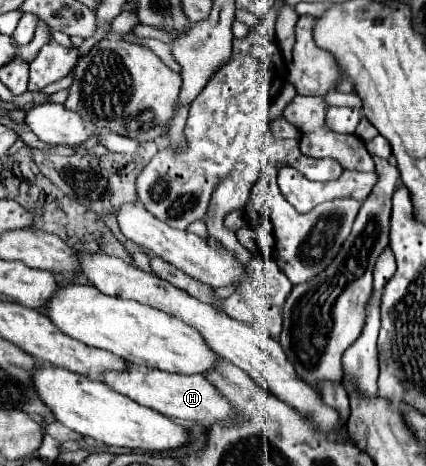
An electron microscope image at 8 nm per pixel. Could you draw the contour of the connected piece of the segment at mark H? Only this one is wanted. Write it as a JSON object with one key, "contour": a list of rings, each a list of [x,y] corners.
{"contour":[[[126,363],[124,371],[106,371],[104,375],[104,383],[142,403],[144,407],[150,407],[170,419],[178,419],[184,423],[198,423],[202,427],[210,427],[218,421],[230,423],[234,419],[234,411],[230,401],[210,383],[206,381],[204,375],[182,375],[182,373],[166,373],[160,369],[150,369],[144,365],[134,365],[134,363]]]}

